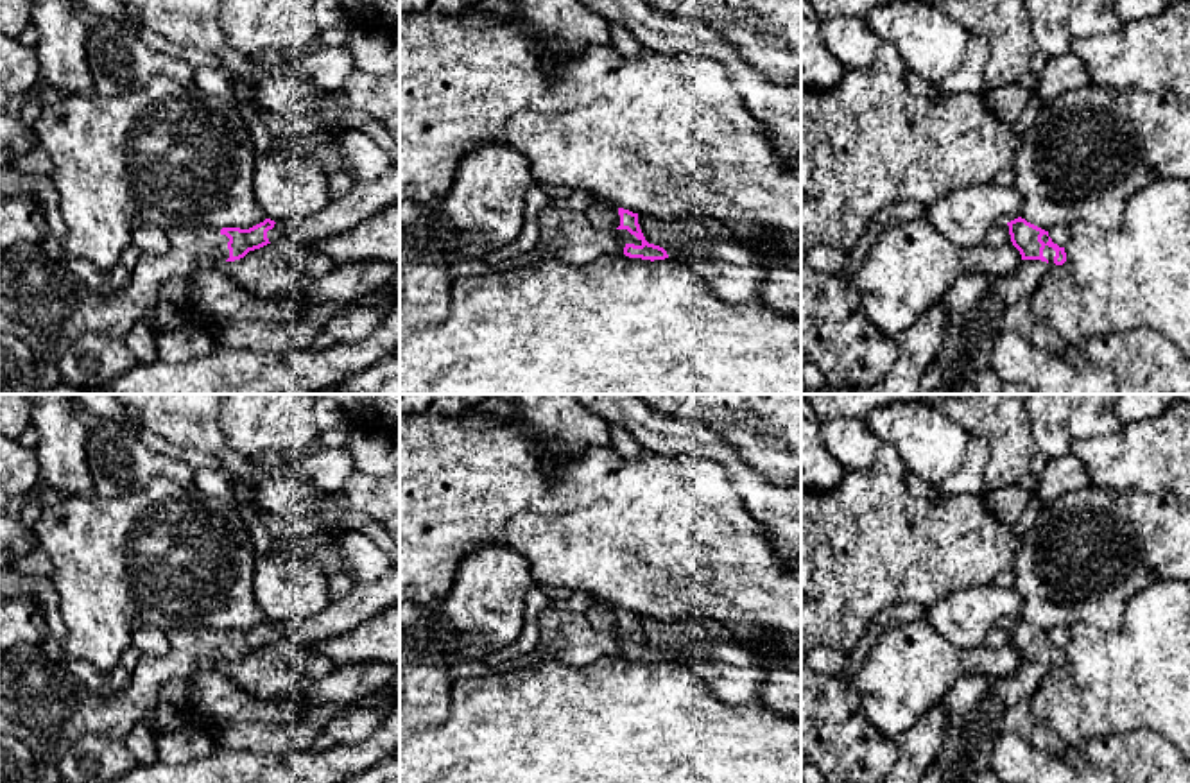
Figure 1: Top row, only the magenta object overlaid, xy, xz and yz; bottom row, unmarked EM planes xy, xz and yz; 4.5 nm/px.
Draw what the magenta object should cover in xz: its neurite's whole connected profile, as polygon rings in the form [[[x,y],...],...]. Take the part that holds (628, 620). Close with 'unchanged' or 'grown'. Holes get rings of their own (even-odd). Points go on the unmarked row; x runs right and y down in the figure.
[[[550,606],[539,615],[539,641],[538,649],[543,650],[543,656],[534,663],[523,667],[534,667],[547,659],[568,663],[573,667],[584,667],[595,659],[609,654],[624,654],[629,659],[642,661],[665,661],[668,659],[667,652],[660,647],[649,645],[640,631],[638,615],[618,609],[620,627],[613,632],[597,631],[584,615],[570,613],[563,607]]]; grown

